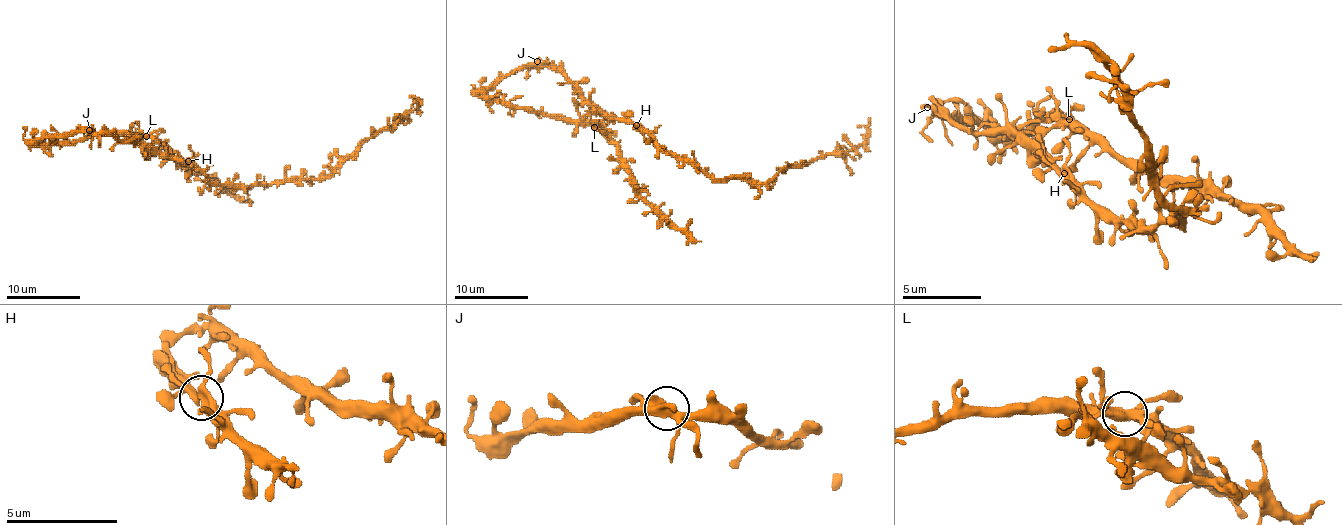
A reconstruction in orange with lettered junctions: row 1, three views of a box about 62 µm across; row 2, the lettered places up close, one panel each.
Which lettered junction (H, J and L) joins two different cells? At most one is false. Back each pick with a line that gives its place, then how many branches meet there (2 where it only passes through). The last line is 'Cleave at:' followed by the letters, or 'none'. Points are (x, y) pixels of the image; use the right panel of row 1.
Cleave at: none

